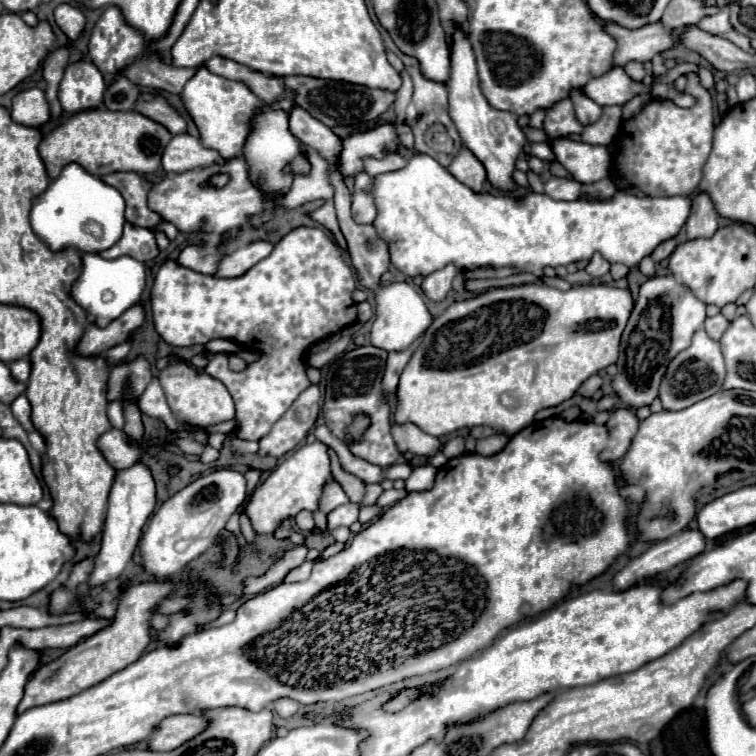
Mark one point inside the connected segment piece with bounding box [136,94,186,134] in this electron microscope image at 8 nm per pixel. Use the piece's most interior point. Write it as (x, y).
(155, 107)

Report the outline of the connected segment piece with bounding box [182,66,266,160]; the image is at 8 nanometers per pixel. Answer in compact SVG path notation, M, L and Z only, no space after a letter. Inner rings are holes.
M200 66L196 76L186 84L182 100L198 126L202 144L206 144L206 148L218 150L224 160L230 160L244 150L244 144L252 132L252 120L256 112L266 108L262 100L258 100L258 96L254 96L254 92L246 88L246 84L212 74L204 66Z

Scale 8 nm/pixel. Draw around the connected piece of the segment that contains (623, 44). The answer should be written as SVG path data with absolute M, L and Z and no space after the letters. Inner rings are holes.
M608 22L608 24L604 24L604 28L618 40L618 48L614 52L616 66L624 66L630 60L650 62L656 54L660 54L680 42L680 36L672 28L664 26L662 22L646 24L636 30Z

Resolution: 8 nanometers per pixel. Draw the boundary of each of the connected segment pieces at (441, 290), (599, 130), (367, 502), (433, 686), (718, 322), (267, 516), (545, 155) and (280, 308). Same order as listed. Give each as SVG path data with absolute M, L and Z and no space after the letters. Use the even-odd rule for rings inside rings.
M448 264L442 270L428 274L422 282L424 294L436 302L442 300L448 294L448 290L452 288L452 280L456 278L456 274L460 274L460 268L456 268L454 264Z
M604 106L602 120L598 120L598 124L586 126L582 132L582 140L598 146L611 144L616 138L616 130L620 128L620 114L622 114L622 106Z
M366 484L366 496L362 500L362 506L372 506L380 494L382 494L380 484Z
M440 678L440 680L426 682L426 684L418 684L418 686L404 686L404 688L400 688L390 700L386 700L386 702L382 704L382 710L384 710L384 712L400 712L400 710L404 710L410 702L414 702L414 700L426 696L426 694L434 696L446 682L448 682L448 678Z
M716 314L716 316L712 316L712 318L708 318L708 320L704 322L706 332L710 332L710 336L714 336L714 340L720 340L728 326L730 326L730 322L728 322L722 314Z
M322 442L306 444L294 450L282 464L278 464L270 476L256 486L250 500L244 506L244 514L248 516L256 534L272 534L282 520L296 516L300 510L316 510L324 488L332 482L330 474L330 460L326 454L326 446Z
M532 144L532 146L530 146L530 154L532 154L532 156L538 156L540 160L544 160L544 162L548 162L548 164L556 162L556 156L554 156L554 152L550 150L548 144Z
M300 226L288 232L274 246L268 258L260 260L248 272L236 278L204 276L190 268L176 266L174 260L164 262L154 280L150 306L154 314L154 326L158 326L158 334L170 346L194 346L204 344L212 338L226 338L260 354L260 358L248 364L242 372L226 372L224 376L214 376L228 388L230 396L234 398L234 434L240 440L260 440L284 416L300 392L310 386L310 380L306 376L306 352L314 344L342 332L346 326L352 326L358 320L358 302L352 298L356 282L356 272L350 264L346 264L344 250L332 238L328 238L322 228Z

